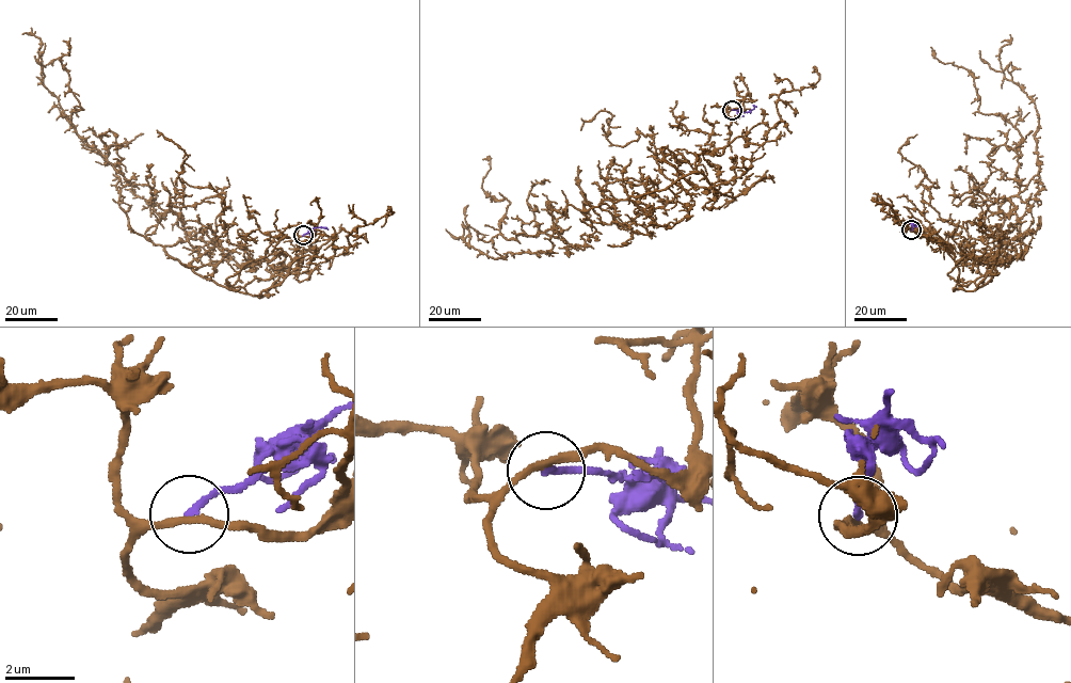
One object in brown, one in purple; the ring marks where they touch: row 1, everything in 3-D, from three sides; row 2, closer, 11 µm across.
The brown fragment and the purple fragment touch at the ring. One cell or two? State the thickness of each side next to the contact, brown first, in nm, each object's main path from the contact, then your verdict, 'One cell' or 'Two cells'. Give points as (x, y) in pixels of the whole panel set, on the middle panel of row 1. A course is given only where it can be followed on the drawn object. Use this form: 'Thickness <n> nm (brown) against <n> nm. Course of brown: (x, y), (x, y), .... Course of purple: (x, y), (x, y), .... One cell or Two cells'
Thickness 180 nm (brown) against 170 nm. Course of brown: (732, 110), (721, 155), (665, 189), (554, 210), (558, 232), (500, 234), (510, 203), (482, 188), (490, 156). Course of purple: (732, 110), (749, 112), (756, 107). Two cells

